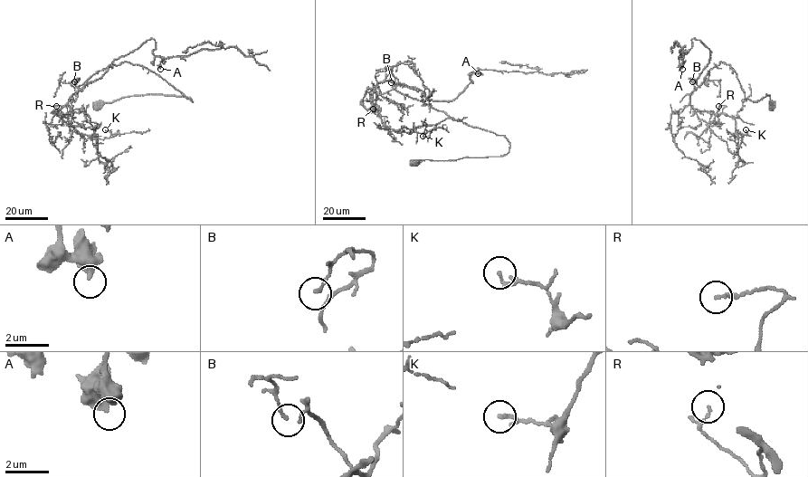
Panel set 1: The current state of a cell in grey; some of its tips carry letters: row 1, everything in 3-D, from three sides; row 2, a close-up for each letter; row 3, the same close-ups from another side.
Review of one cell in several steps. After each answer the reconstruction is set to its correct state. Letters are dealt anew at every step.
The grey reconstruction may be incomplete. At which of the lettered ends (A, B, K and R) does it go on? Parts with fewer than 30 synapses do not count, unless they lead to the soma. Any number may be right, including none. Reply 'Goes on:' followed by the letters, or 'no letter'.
Goes on: no letter

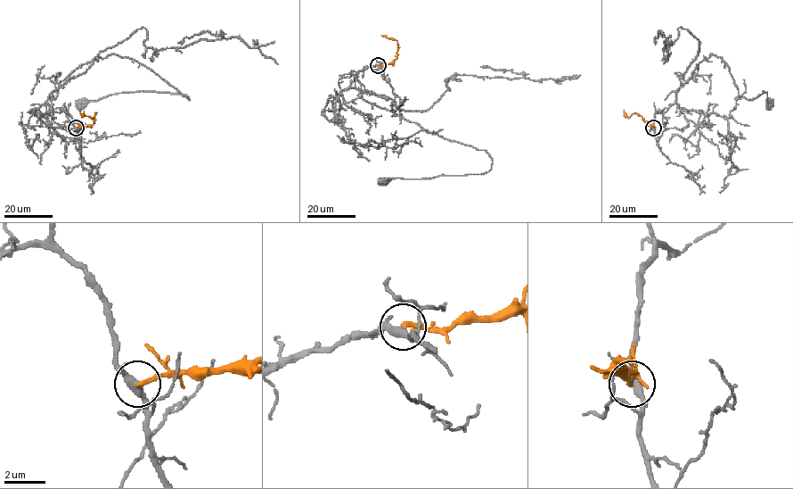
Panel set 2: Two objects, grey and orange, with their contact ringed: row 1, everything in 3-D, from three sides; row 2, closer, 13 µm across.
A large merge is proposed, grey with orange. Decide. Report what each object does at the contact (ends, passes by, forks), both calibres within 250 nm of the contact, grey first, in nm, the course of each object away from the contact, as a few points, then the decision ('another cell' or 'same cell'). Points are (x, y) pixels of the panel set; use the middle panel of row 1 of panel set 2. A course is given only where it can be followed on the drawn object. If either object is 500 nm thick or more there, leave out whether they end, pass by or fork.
grey forks | orange ends | 300/240 nm | grey via (378, 65), (360, 70), (350, 85), (363, 98), (450, 141), (484, 150), (492, 160), (481, 174), (384, 181) | orange via (378, 65), (389, 64), (397, 54), (397, 42), (381, 36) | another cell

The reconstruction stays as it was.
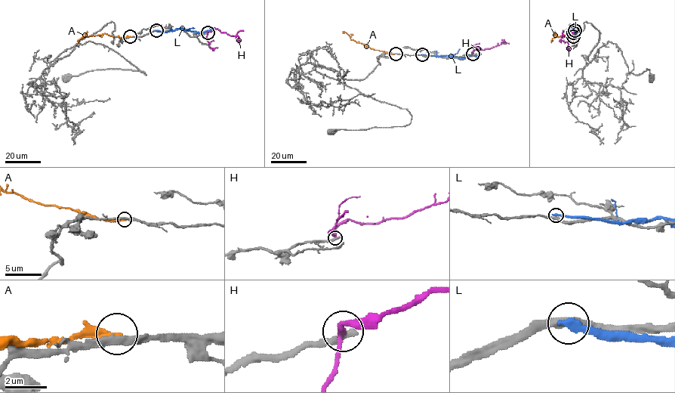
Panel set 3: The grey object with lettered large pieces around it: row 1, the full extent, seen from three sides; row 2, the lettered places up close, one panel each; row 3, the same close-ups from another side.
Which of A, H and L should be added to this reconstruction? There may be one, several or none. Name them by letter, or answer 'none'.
none

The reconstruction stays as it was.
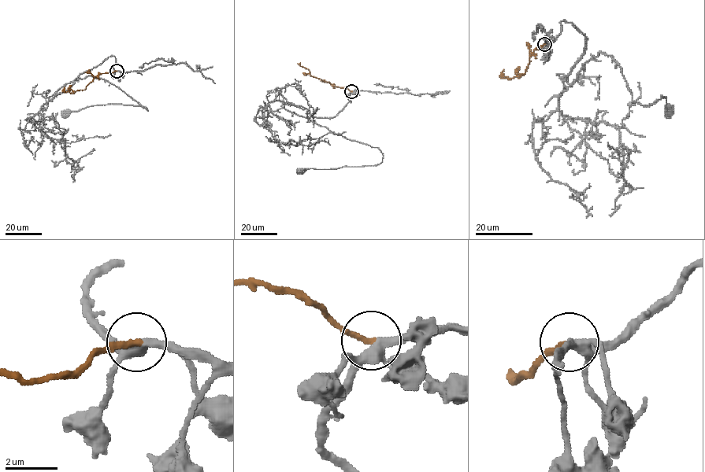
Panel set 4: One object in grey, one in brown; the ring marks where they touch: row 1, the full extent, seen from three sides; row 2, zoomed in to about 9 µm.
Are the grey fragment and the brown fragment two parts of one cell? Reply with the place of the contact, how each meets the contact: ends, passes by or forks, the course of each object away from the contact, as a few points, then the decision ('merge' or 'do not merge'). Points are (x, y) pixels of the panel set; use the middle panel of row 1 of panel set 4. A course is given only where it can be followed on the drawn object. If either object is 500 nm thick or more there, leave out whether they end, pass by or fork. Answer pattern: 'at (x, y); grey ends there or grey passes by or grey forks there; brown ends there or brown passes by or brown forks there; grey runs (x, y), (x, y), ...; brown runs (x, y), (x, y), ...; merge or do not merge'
at (351, 91); grey forks there; brown ends there; grey runs (352, 91), (350, 101), (332, 117), (316, 118), (291, 104), (283, 107), (377, 147), (383, 160), (301, 171); brown runs (351, 91), (312, 76), (309, 70), (300, 64); merge

